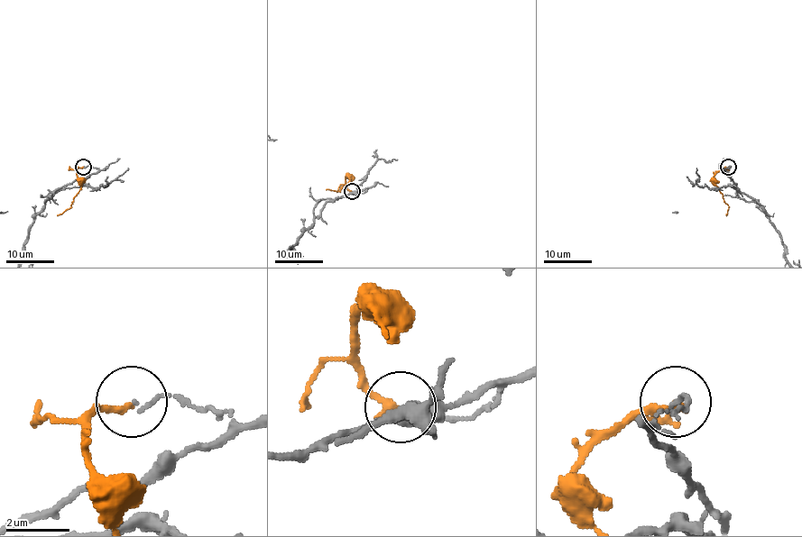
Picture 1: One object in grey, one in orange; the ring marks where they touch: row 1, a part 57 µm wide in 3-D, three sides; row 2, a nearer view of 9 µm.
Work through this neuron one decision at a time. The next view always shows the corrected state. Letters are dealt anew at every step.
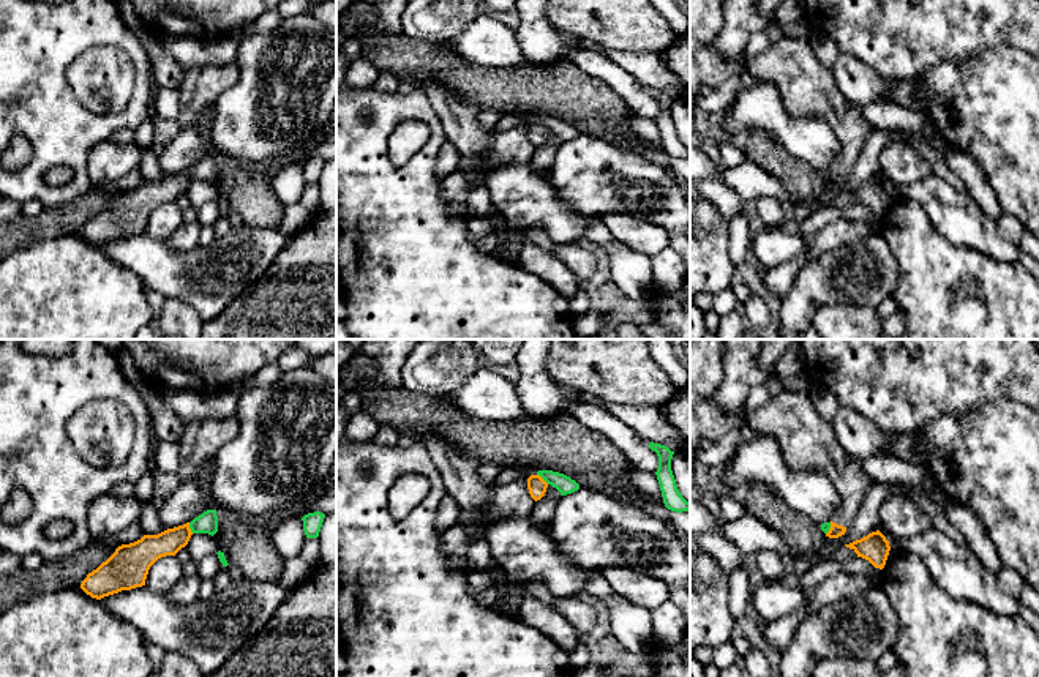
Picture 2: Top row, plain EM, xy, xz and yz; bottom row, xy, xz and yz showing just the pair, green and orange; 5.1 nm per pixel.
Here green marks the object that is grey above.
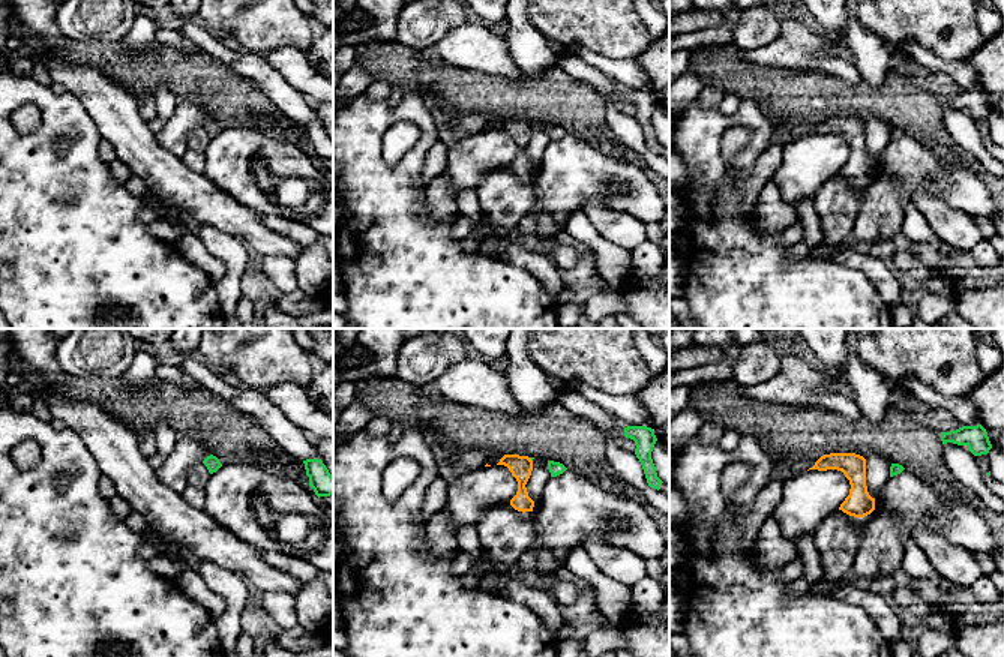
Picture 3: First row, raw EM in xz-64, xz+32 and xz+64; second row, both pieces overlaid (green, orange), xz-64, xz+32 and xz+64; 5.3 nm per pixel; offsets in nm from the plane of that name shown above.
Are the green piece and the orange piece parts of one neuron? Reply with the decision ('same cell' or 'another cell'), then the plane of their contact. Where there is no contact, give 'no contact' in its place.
another cell; contact in xz

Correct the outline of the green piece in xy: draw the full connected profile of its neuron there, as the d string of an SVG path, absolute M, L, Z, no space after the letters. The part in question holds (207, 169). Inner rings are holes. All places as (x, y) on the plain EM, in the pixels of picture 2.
M207 156L189 169L193 180L215 181L218 178L216 156Z

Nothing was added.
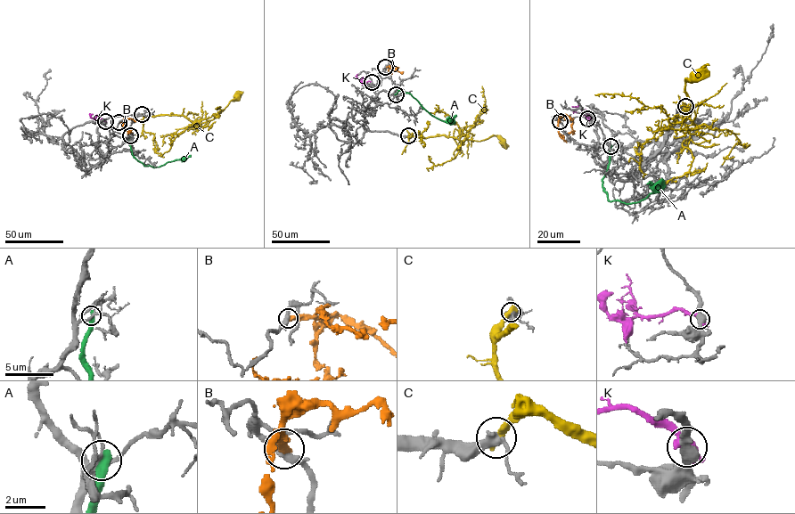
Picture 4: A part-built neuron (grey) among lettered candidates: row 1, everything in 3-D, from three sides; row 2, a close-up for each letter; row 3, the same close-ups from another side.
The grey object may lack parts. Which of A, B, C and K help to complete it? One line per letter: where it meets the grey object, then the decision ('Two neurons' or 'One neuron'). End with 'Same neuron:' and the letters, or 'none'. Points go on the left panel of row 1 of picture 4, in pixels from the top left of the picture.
A: Touches grey at (130, 135). Two neurons
B: Touches grey at (118, 122). Two neurons
C: Touches grey at (142, 114). One neuron
K: Touches grey at (105, 121). Two neurons
Same neuron: C

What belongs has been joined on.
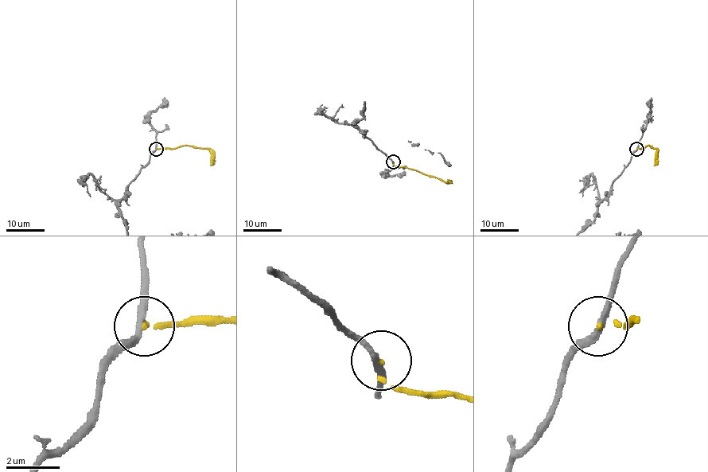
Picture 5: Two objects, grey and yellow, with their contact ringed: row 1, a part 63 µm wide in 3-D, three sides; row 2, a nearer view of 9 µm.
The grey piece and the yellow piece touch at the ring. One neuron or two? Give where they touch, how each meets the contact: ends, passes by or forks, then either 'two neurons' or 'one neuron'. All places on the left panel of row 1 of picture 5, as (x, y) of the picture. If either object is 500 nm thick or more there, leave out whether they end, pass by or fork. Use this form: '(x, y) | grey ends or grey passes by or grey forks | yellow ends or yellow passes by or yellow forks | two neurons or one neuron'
(156, 149) | grey passes by | yellow ends | two neurons

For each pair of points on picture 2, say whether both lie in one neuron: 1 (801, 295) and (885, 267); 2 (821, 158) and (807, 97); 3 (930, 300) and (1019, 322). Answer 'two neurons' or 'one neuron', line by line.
1: one neuron
2: two neurons
3: one neuron

